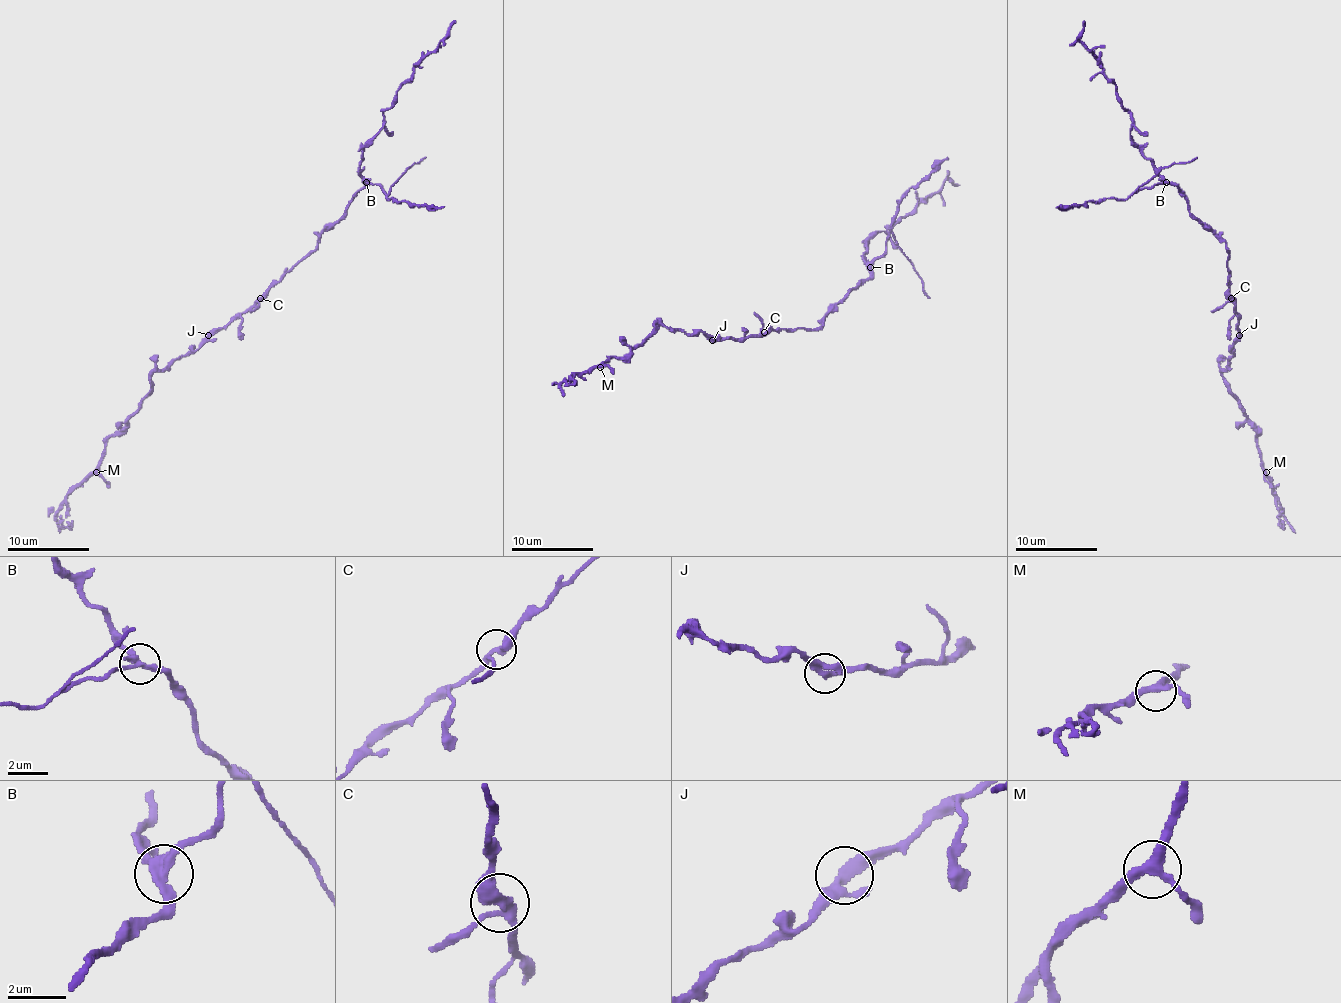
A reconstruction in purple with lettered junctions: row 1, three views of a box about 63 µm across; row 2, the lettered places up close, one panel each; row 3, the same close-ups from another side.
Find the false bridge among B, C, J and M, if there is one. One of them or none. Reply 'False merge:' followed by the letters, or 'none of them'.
False merge: B

